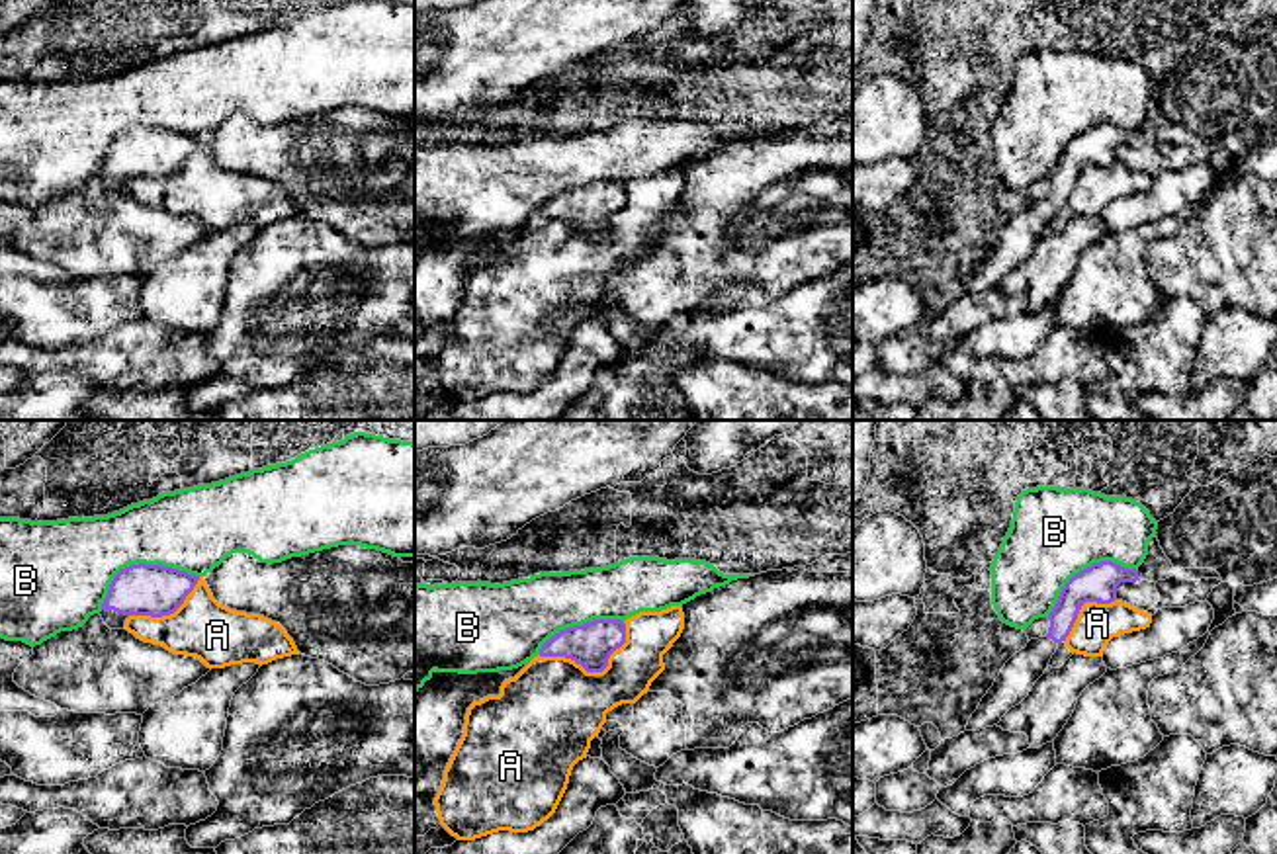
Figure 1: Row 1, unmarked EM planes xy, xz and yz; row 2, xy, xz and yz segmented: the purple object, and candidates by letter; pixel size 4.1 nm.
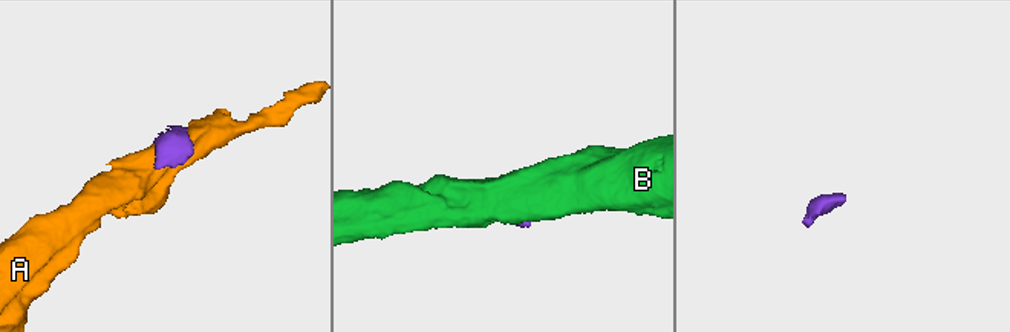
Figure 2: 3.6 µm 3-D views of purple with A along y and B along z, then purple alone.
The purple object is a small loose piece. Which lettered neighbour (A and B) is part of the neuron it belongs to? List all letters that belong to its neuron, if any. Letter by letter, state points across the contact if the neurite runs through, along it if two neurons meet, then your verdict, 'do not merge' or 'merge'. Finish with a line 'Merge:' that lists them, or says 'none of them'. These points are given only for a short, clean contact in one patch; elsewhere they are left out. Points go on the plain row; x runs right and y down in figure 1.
A: do not merge
B: do not merge
Merge: none of them

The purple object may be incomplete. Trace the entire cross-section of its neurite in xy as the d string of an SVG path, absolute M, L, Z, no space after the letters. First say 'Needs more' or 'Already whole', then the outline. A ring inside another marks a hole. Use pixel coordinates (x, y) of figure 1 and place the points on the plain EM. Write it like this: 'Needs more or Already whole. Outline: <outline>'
Needs more. Outline: M162 127L125 129L113 139L100 178L110 192L125 192L129 178L170 178L198 143L196 137Z

